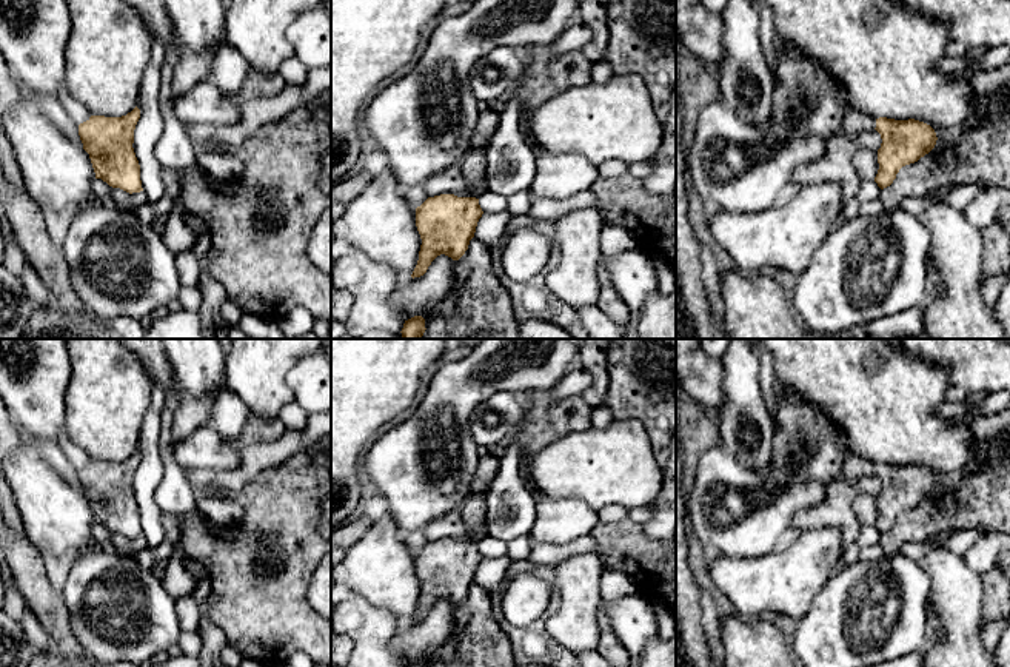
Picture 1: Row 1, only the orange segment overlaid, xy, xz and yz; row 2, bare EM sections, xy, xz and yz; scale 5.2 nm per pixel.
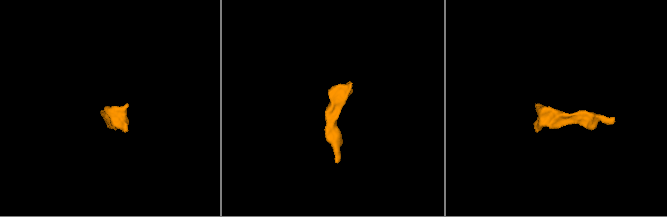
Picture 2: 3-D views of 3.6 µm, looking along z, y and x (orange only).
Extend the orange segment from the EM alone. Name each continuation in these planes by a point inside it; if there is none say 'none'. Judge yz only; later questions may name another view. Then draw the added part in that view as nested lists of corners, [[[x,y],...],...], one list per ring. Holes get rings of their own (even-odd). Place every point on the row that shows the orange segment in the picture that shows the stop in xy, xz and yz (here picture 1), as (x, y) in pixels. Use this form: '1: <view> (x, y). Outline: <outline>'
1: yz (855, 122). Outline: [[[851,106],[847,108],[839,134],[856,136],[876,128],[876,119]]]

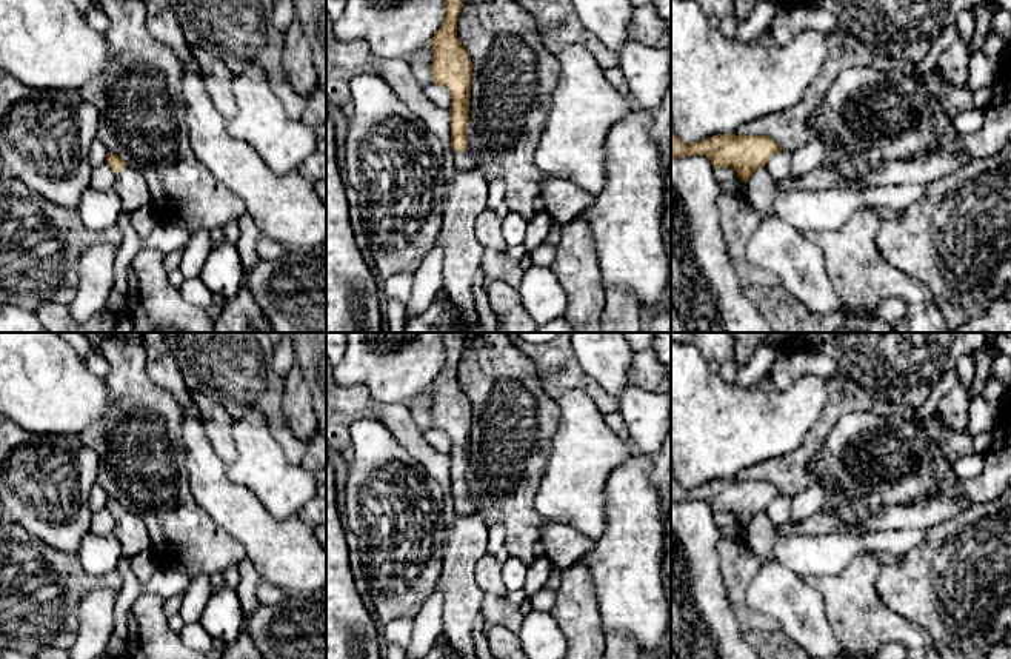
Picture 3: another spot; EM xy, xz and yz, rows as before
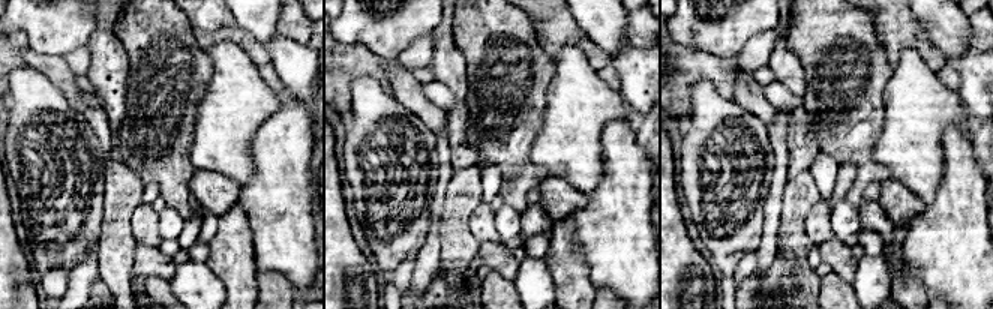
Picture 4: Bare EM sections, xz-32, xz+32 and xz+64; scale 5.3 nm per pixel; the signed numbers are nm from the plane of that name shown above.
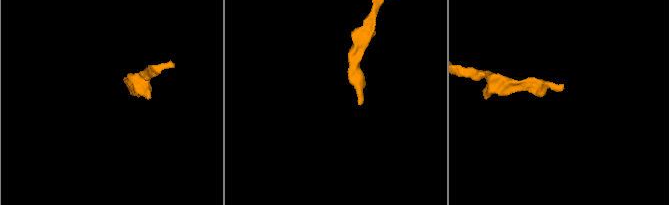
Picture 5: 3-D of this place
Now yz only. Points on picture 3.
none

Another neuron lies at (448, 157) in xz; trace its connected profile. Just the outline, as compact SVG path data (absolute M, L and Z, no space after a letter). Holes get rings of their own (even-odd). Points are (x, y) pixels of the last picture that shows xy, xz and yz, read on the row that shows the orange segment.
M451 146L445 148L445 154L443 154L443 185L445 185L445 196L443 196L443 202L440 205L442 216L445 214L445 209L446 209L449 183L454 179L454 172L455 172L454 154L455 152L452 151Z

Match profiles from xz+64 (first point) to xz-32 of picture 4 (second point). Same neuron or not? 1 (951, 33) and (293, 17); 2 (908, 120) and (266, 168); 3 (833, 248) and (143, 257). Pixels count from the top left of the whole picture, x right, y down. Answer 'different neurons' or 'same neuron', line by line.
1: different neurons
2: different neurons
3: same neuron

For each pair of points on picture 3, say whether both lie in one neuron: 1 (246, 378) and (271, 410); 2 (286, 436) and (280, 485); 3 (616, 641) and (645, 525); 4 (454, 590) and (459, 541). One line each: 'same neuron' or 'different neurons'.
1: same neuron
2: different neurons
3: different neurons
4: same neuron

